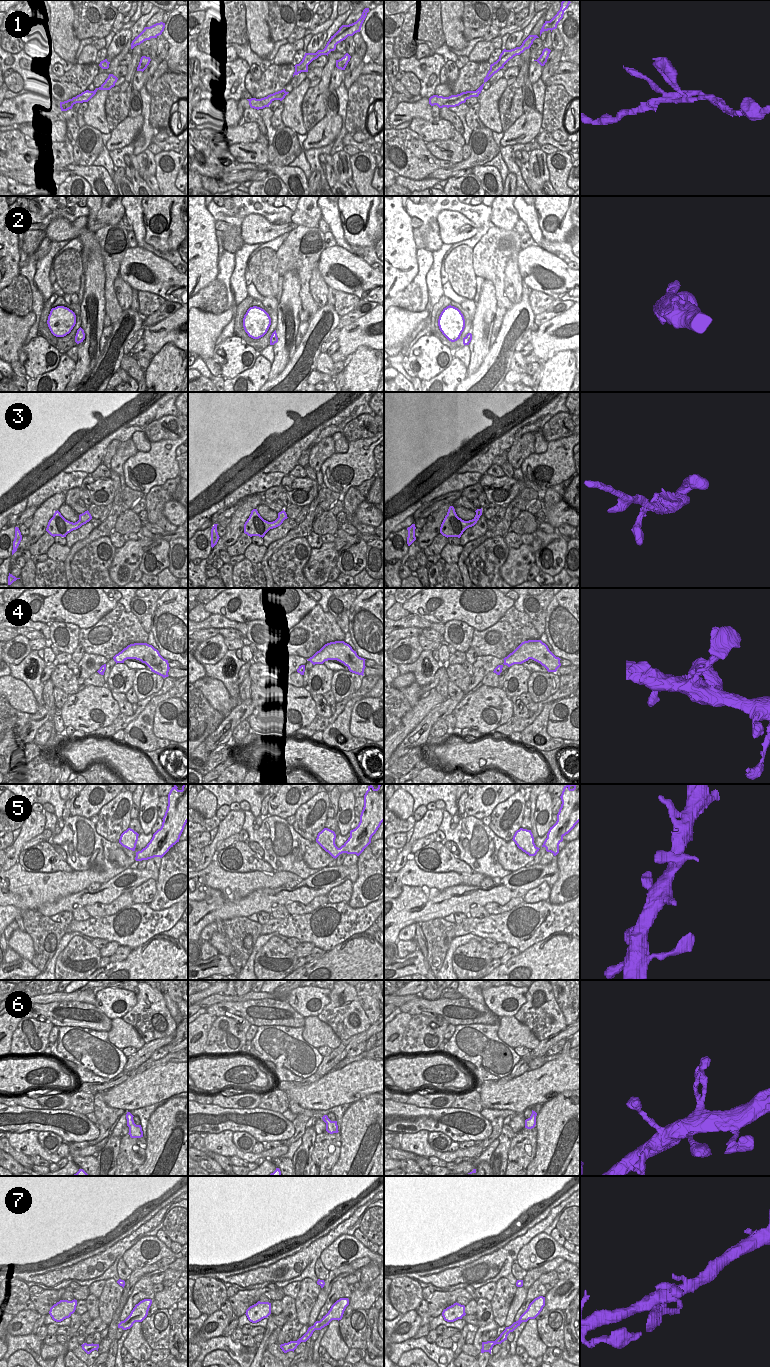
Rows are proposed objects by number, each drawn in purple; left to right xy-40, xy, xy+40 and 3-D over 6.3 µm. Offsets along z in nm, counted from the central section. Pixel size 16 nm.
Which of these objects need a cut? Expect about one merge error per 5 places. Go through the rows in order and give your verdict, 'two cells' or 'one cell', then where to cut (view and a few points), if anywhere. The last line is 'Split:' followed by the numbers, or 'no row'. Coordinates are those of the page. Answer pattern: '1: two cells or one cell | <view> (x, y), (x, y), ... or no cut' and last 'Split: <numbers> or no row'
1: two cells | xy (284, 90), (278, 98), (274, 99)
2: one cell | no cut
3: one cell | no cut
4: one cell | no cut
5: one cell | no cut
6: one cell | no cut
7: one cell | no cut
Split: 1

